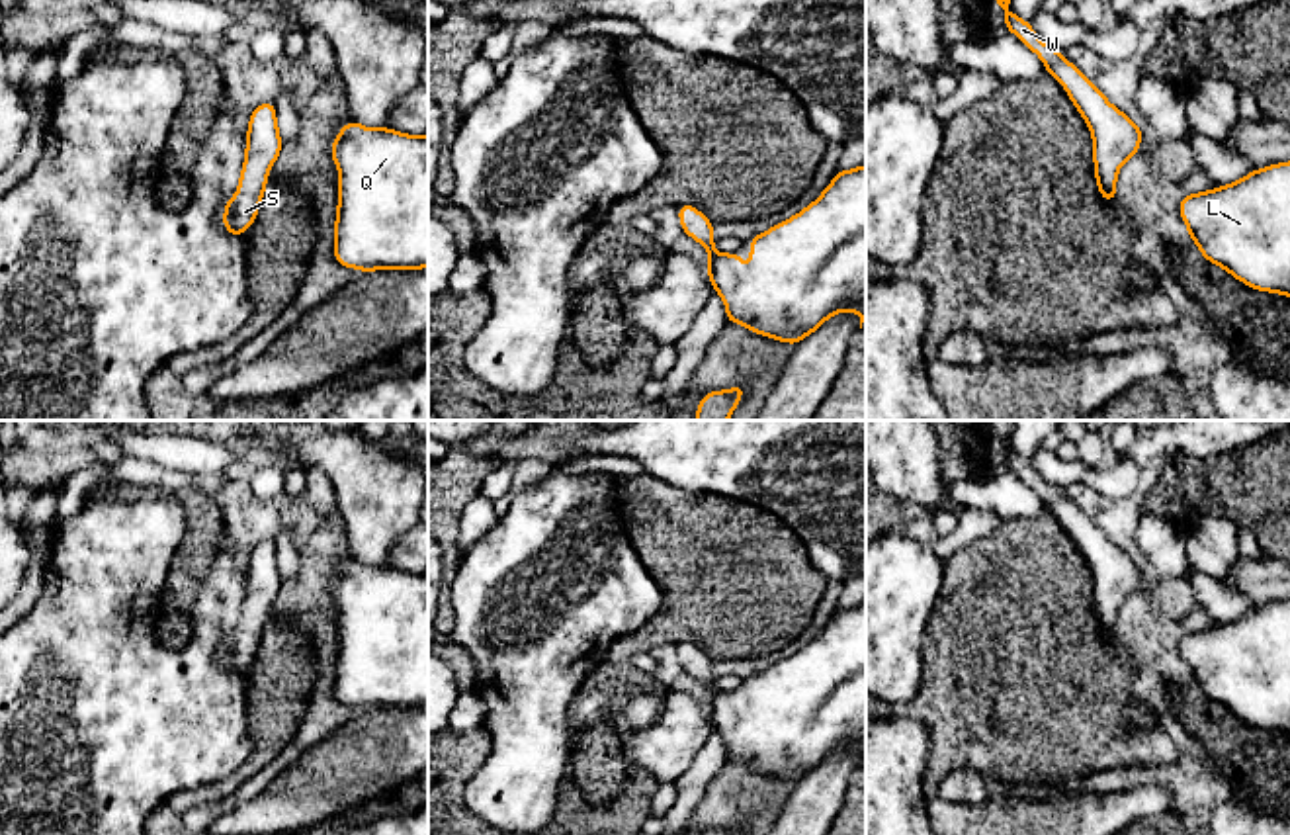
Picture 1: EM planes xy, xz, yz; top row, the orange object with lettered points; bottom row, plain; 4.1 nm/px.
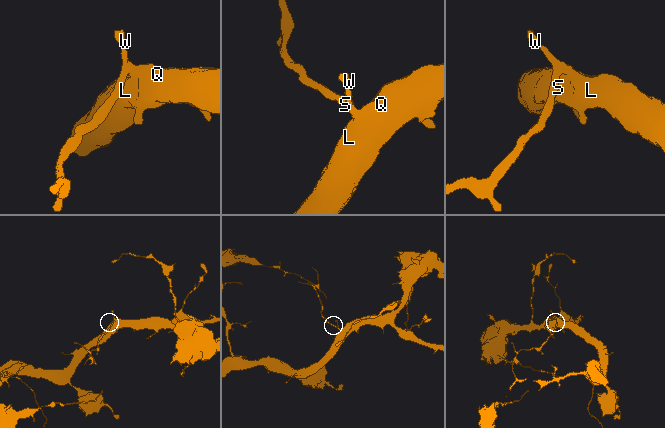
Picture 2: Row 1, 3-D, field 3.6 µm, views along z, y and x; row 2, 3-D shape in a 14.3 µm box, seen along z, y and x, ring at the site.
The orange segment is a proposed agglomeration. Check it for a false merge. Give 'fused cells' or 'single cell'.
single cell

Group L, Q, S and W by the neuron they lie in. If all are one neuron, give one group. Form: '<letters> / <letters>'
L Q S W

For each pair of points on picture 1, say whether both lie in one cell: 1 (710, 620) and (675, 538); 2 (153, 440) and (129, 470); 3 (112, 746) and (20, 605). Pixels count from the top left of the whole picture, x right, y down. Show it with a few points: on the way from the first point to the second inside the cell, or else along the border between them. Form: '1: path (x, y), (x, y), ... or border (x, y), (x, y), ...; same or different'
1: path (710, 601), (710, 573), (694, 558); same
2: border (122, 456), (143, 456), (182, 472); different
3: border (43, 570), (42, 593), (20, 620); different

